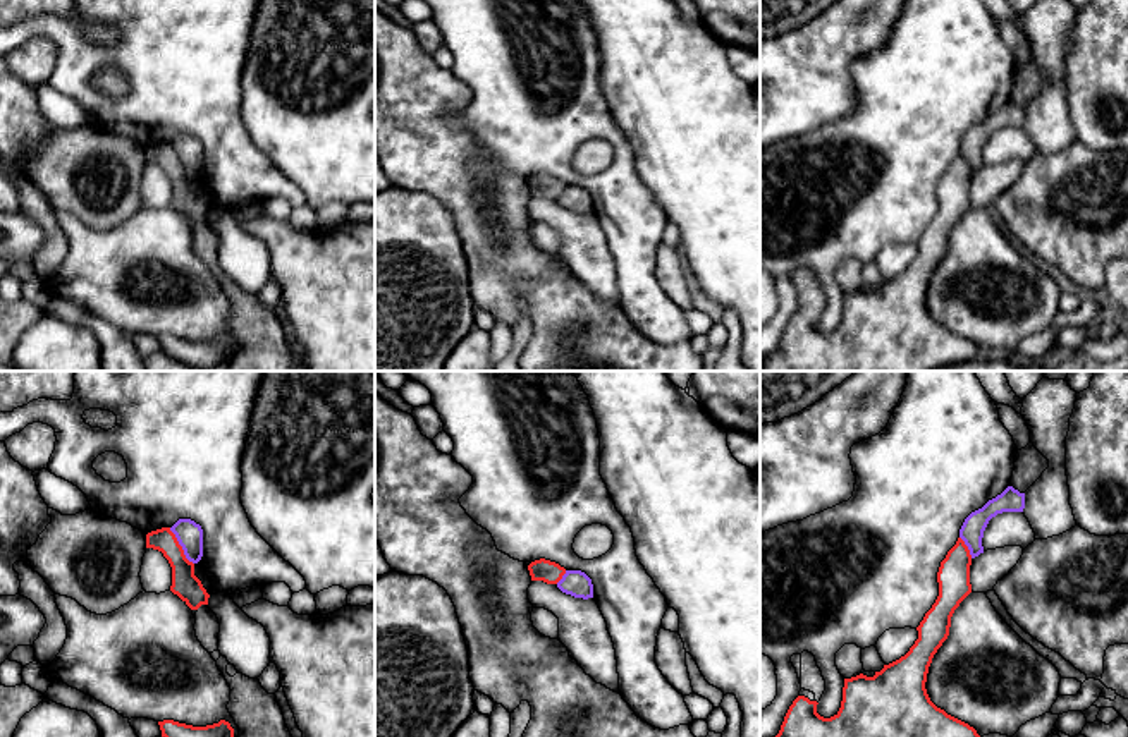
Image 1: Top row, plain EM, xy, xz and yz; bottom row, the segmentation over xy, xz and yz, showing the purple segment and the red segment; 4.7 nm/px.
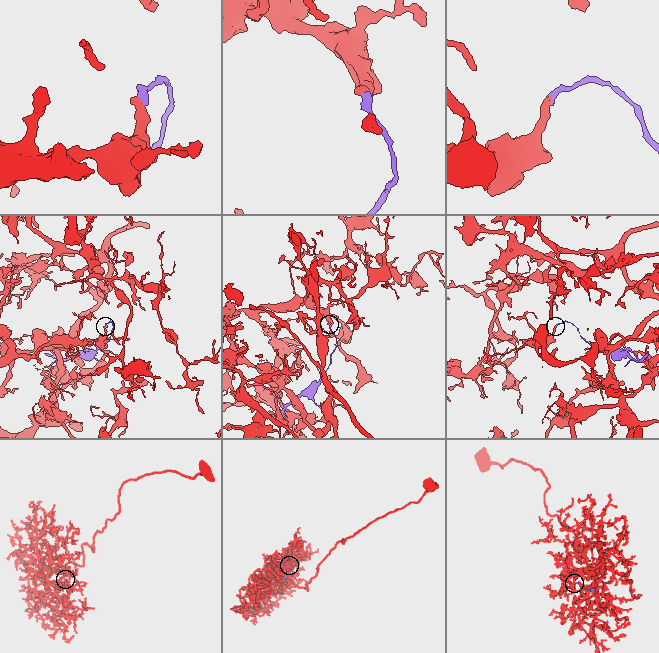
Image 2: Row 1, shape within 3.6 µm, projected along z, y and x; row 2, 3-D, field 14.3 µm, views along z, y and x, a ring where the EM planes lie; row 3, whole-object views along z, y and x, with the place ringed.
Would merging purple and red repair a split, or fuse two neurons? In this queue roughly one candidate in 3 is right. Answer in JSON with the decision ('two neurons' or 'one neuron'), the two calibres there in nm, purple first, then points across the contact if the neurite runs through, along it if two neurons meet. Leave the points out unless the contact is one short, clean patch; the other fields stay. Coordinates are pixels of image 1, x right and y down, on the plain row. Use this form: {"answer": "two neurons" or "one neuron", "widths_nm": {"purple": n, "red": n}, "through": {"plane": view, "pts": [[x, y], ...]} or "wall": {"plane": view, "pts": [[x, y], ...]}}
{"answer": "two neurons", "widths_nm": {"purple": 130, "red": 120}, "wall": {"plane": "xy", "pts": [[169, 143], [183, 169], [193, 179]]}}

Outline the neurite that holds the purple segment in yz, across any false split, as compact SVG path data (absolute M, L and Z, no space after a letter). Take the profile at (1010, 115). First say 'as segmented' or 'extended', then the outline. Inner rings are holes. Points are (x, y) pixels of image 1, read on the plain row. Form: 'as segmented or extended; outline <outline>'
as segmented; outline M1008 101L1001 110L989 115L982 124L972 127L959 144L959 153L968 161L972 174L984 168L982 153L992 132L1002 127L1023 127L1023 124L1025 108Z

